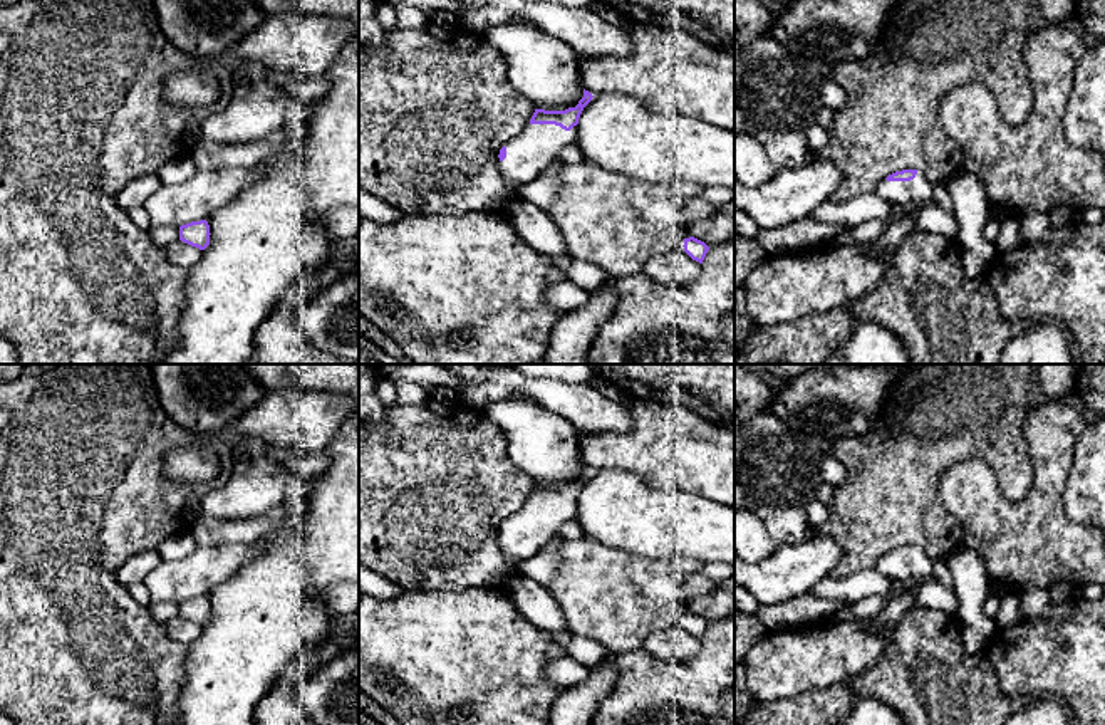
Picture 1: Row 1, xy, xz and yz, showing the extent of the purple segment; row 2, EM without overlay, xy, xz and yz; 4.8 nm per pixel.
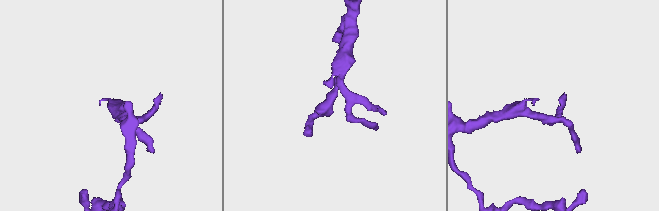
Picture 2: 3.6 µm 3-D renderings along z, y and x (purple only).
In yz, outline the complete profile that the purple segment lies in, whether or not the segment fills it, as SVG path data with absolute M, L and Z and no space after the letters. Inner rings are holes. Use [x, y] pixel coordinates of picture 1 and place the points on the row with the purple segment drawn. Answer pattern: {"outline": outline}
{"outline": "M902 170L882 180L872 193L890 205L909 206L914 201L932 201L932 183L917 170Z"}

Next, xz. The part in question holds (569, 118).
{"outline": "M584 89L584 97L575 107L568 107L565 111L535 109L525 129L518 136L511 138L498 154L500 171L510 186L523 186L533 181L563 148L575 141L578 117L592 97L594 96Z"}

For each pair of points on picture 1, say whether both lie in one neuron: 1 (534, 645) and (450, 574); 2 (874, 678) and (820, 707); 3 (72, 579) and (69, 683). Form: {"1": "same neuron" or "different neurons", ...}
{"1": "different neurons", "2": "different neurons", "3": "same neuron"}

